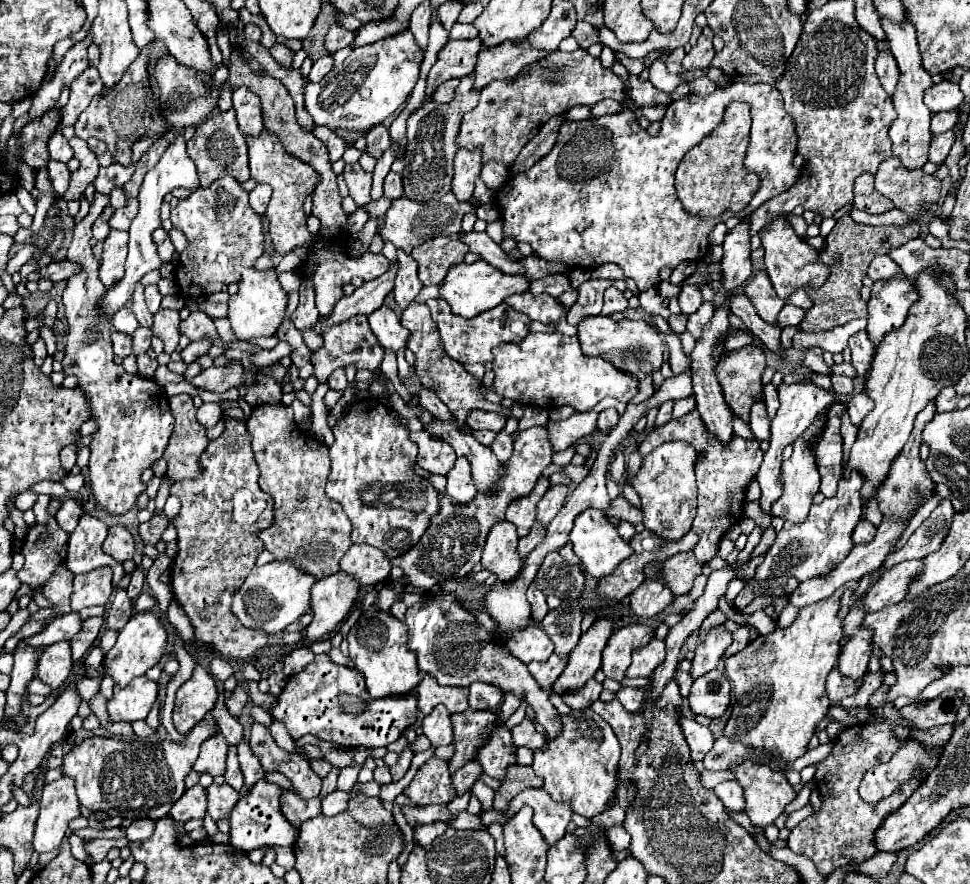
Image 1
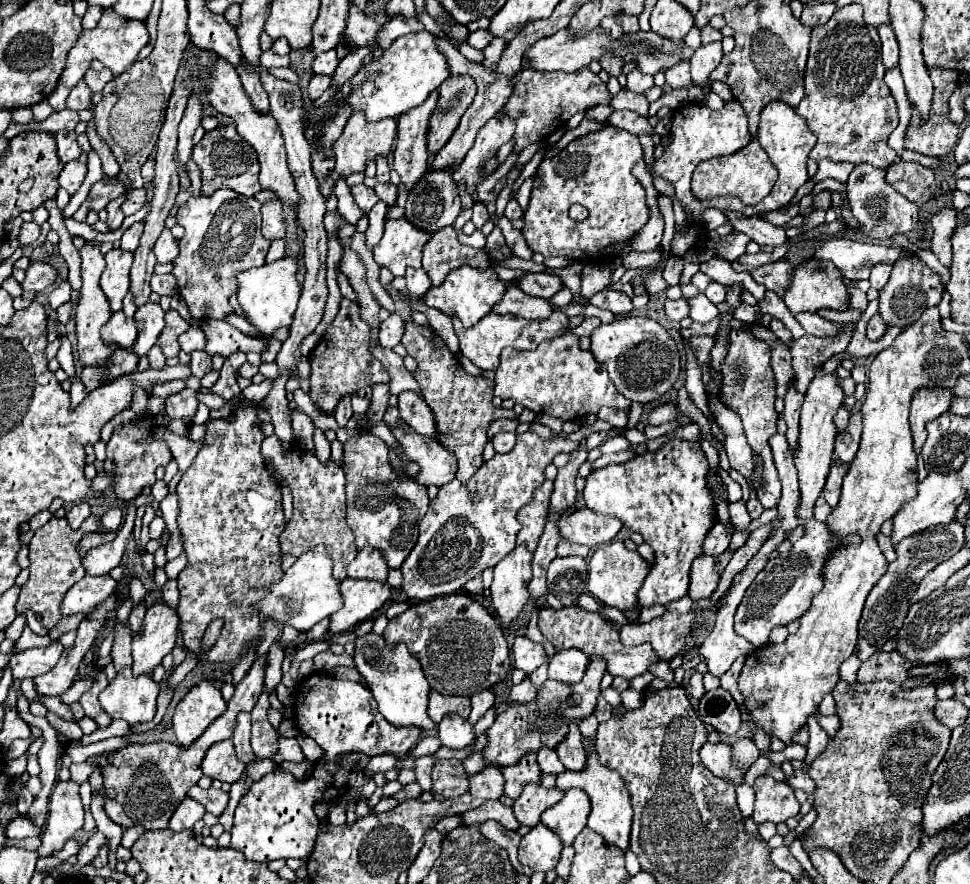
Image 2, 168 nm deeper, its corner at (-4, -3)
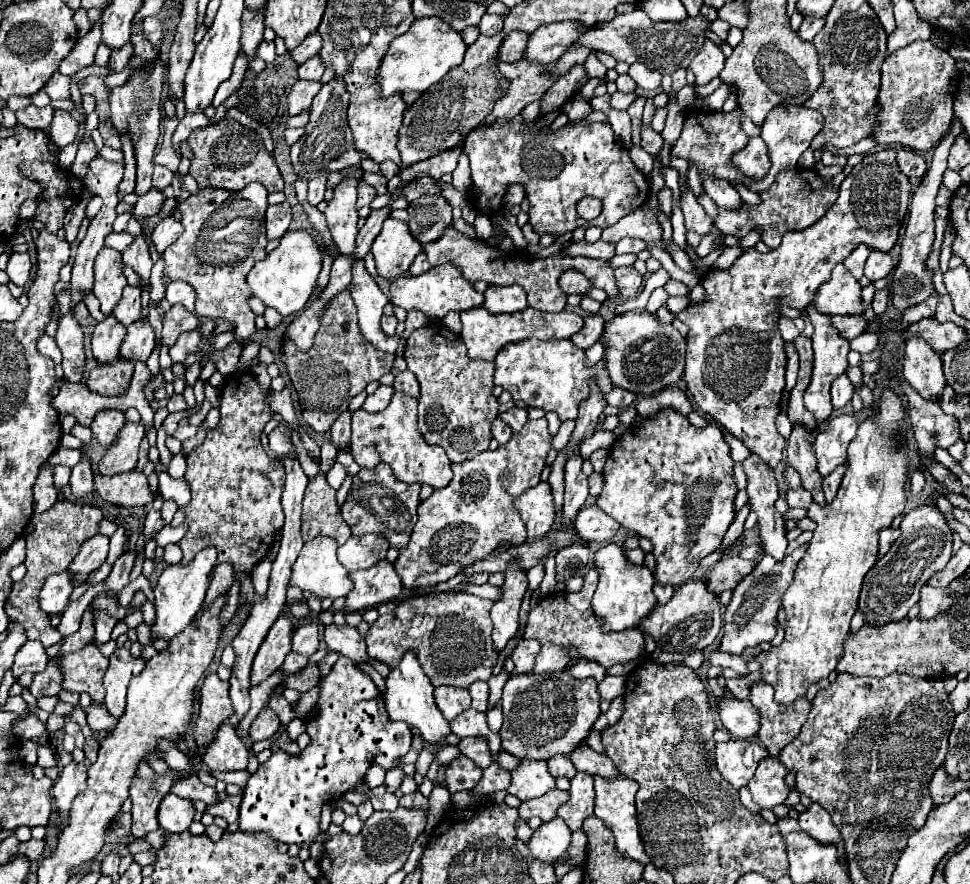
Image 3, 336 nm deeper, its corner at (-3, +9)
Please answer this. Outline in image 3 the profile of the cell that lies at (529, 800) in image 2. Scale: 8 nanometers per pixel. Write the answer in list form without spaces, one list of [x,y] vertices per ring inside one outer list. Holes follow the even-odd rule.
[[[554,789],[554,791],[548,791],[546,795],[542,795],[542,797],[524,801],[520,805],[518,813],[520,813],[520,817],[524,821],[528,821],[532,817],[540,817],[542,821],[548,821],[548,819],[556,819],[558,817],[558,807],[564,805],[566,801],[568,801],[568,791]]]

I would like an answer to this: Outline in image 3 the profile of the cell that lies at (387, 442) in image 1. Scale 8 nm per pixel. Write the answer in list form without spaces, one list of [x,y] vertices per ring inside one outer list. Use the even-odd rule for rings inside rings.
[[[380,463],[374,471],[362,469],[358,475],[354,475],[352,489],[348,491],[348,497],[342,505],[342,517],[350,525],[352,535],[362,537],[366,533],[378,533],[384,535],[390,541],[390,545],[402,549],[410,541],[410,533],[418,519],[416,515],[416,507],[420,505],[418,493],[420,493],[420,485],[400,483],[394,477],[392,467]]]

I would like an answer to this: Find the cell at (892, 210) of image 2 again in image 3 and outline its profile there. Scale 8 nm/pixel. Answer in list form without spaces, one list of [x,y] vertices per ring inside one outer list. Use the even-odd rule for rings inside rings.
[[[896,149],[868,153],[842,181],[836,203],[818,223],[806,231],[788,231],[782,239],[782,245],[774,251],[758,253],[756,249],[746,249],[728,269],[708,269],[700,281],[704,287],[704,299],[690,303],[676,315],[690,329],[686,335],[688,349],[684,381],[694,403],[718,425],[726,427],[728,433],[740,439],[768,467],[776,467],[782,461],[782,451],[786,449],[786,439],[776,431],[774,423],[776,415],[780,413],[786,371],[784,339],[778,329],[780,305],[802,311],[808,303],[812,303],[812,295],[816,295],[818,287],[830,279],[832,267],[842,263],[860,243],[874,251],[888,253],[898,241],[900,223],[904,223],[910,195],[912,185],[900,167],[896,167]]]

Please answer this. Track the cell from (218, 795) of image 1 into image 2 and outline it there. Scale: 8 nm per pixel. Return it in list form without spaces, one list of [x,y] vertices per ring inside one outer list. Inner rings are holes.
[[[195,785],[195,787],[189,789],[187,795],[193,797],[193,799],[197,799],[199,803],[203,803],[205,809],[207,809],[209,813],[217,815],[217,817],[225,811],[225,807],[227,807],[227,803],[229,803],[229,793],[223,791],[223,789],[213,789],[213,787],[201,789],[199,785]]]

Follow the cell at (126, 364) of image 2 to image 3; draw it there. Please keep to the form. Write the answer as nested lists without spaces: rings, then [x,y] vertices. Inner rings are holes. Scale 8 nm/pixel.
[[[116,359],[116,363],[98,365],[88,377],[88,387],[100,395],[124,395],[134,373],[134,363]]]

